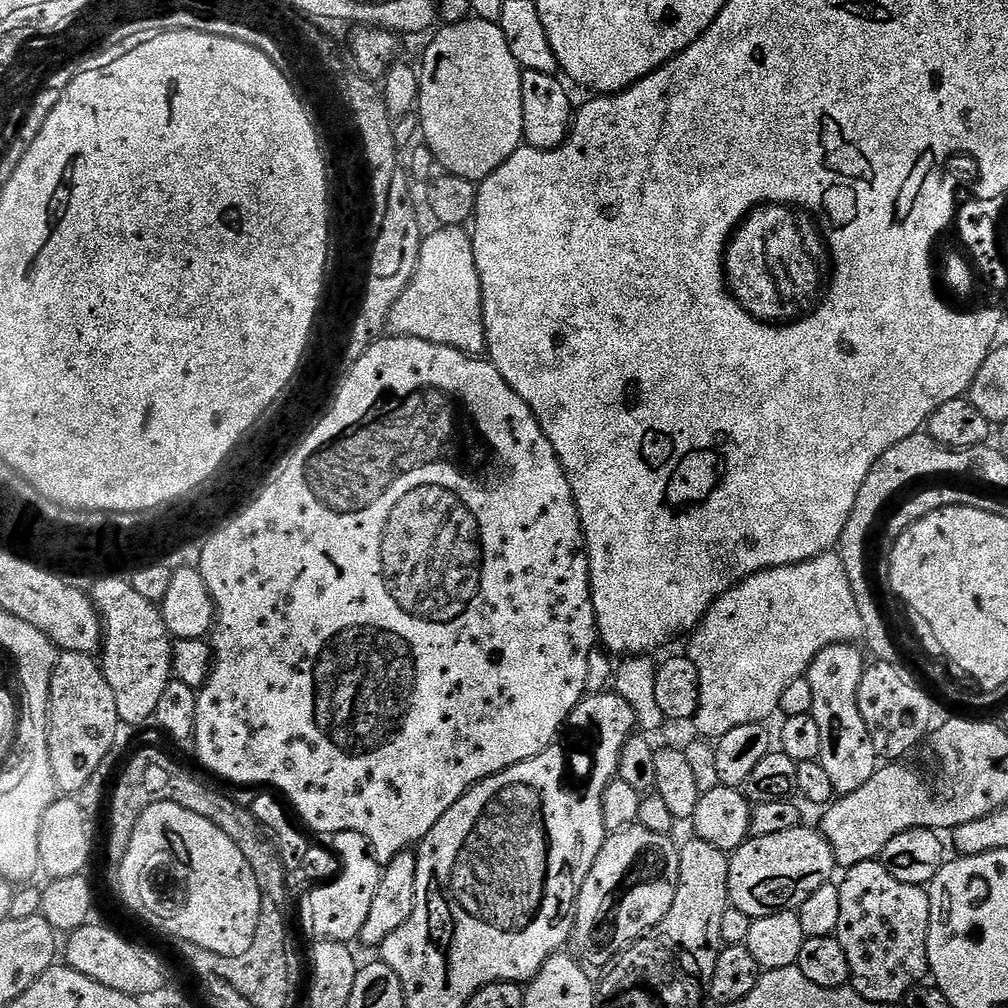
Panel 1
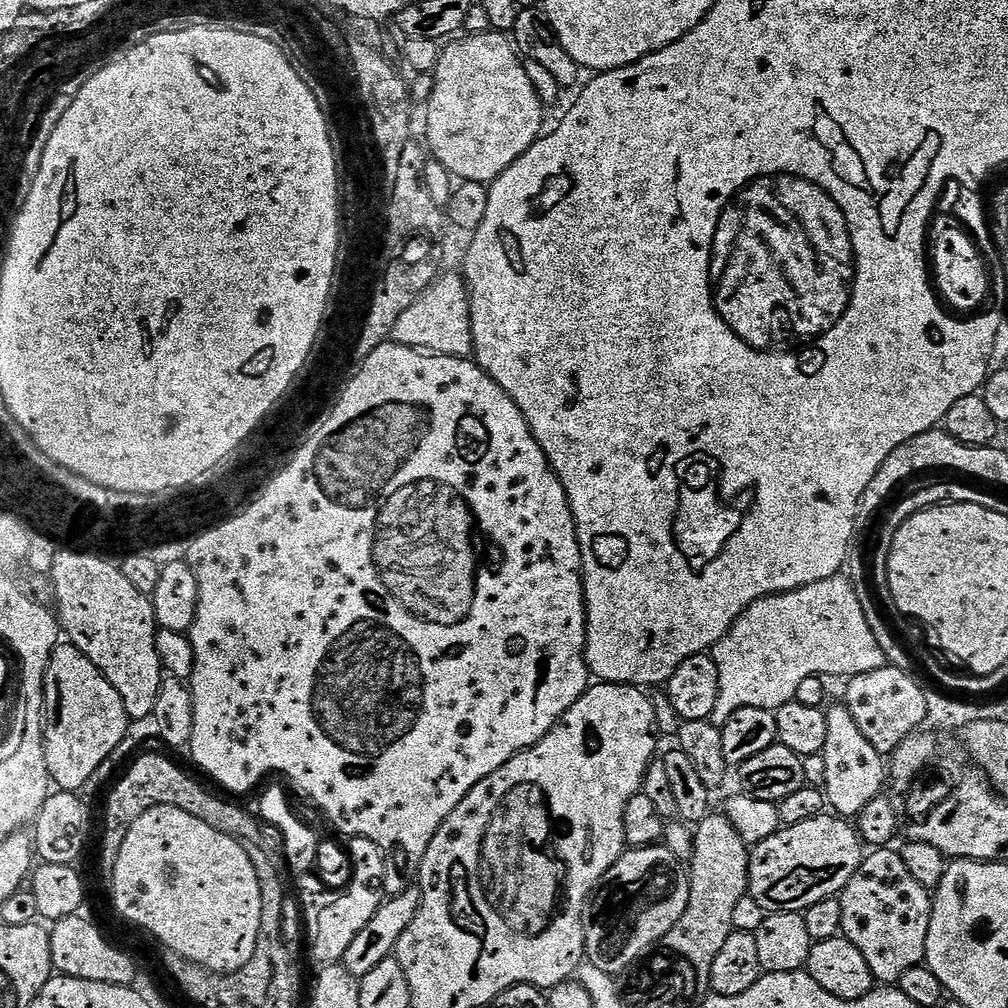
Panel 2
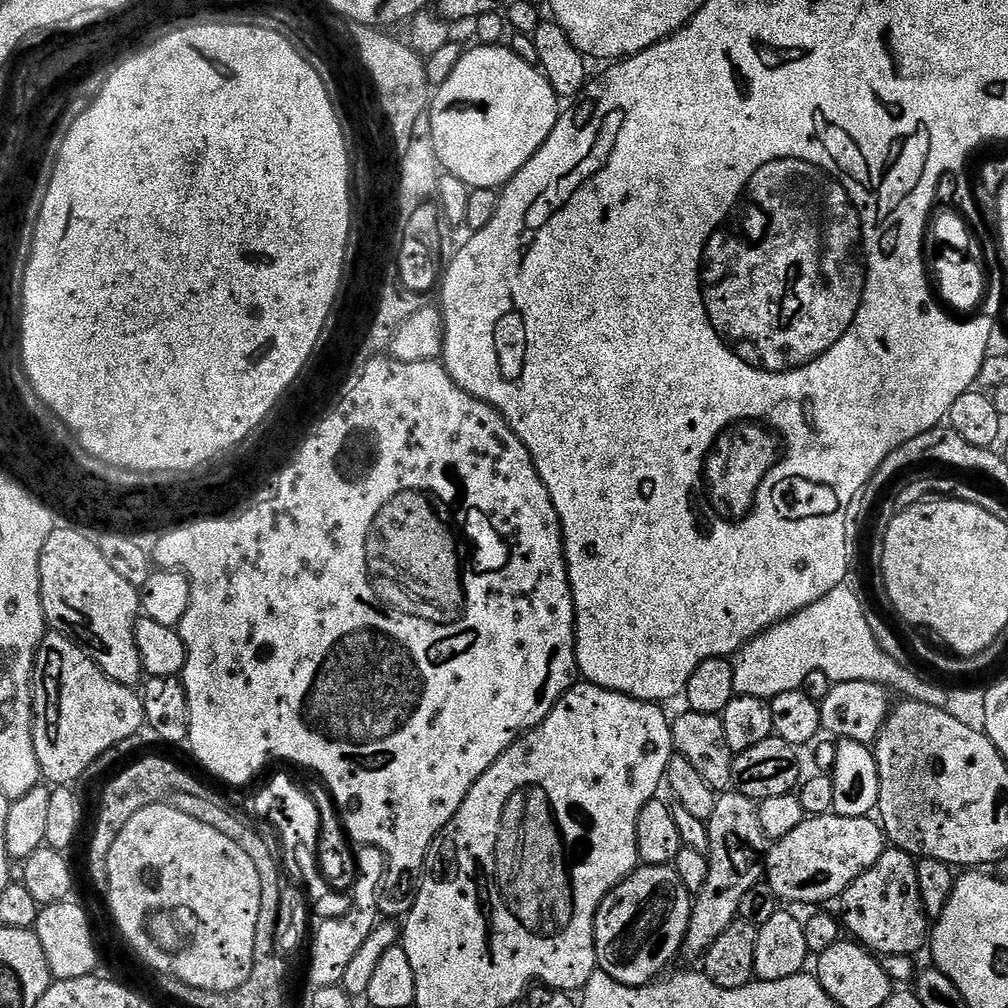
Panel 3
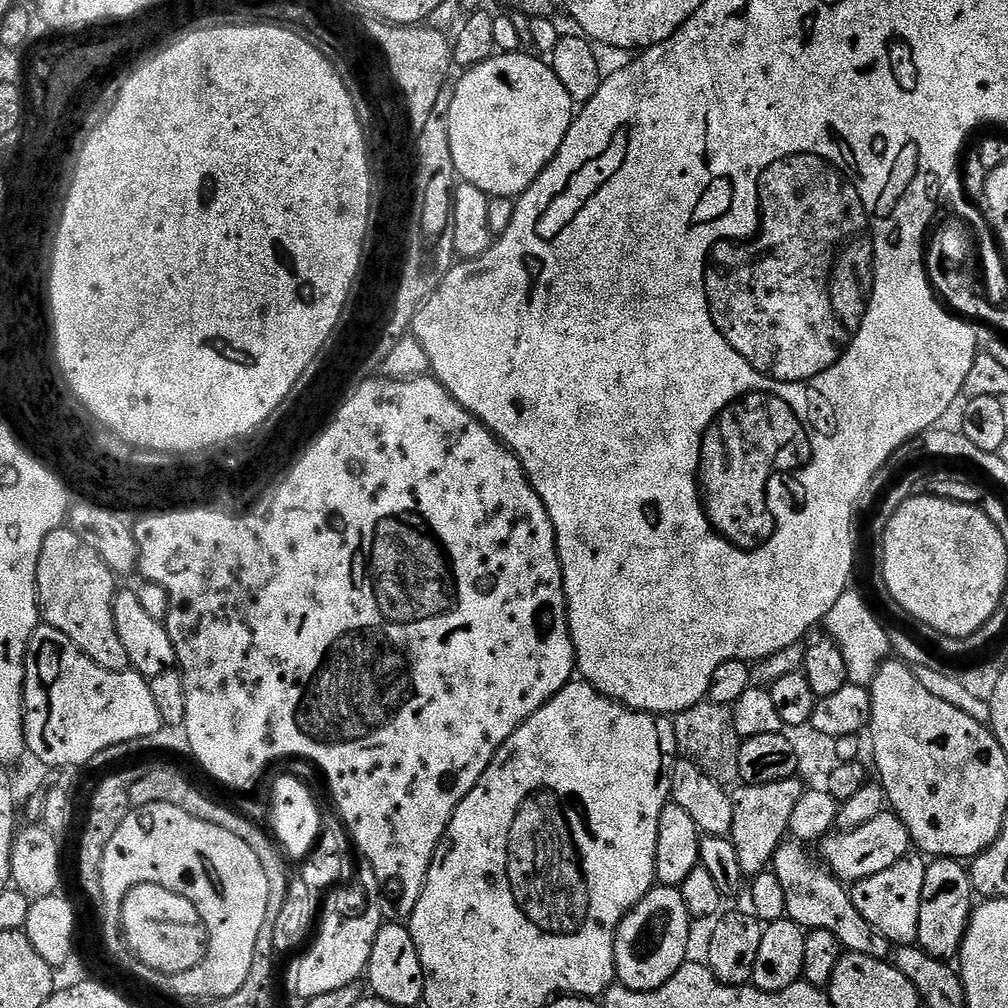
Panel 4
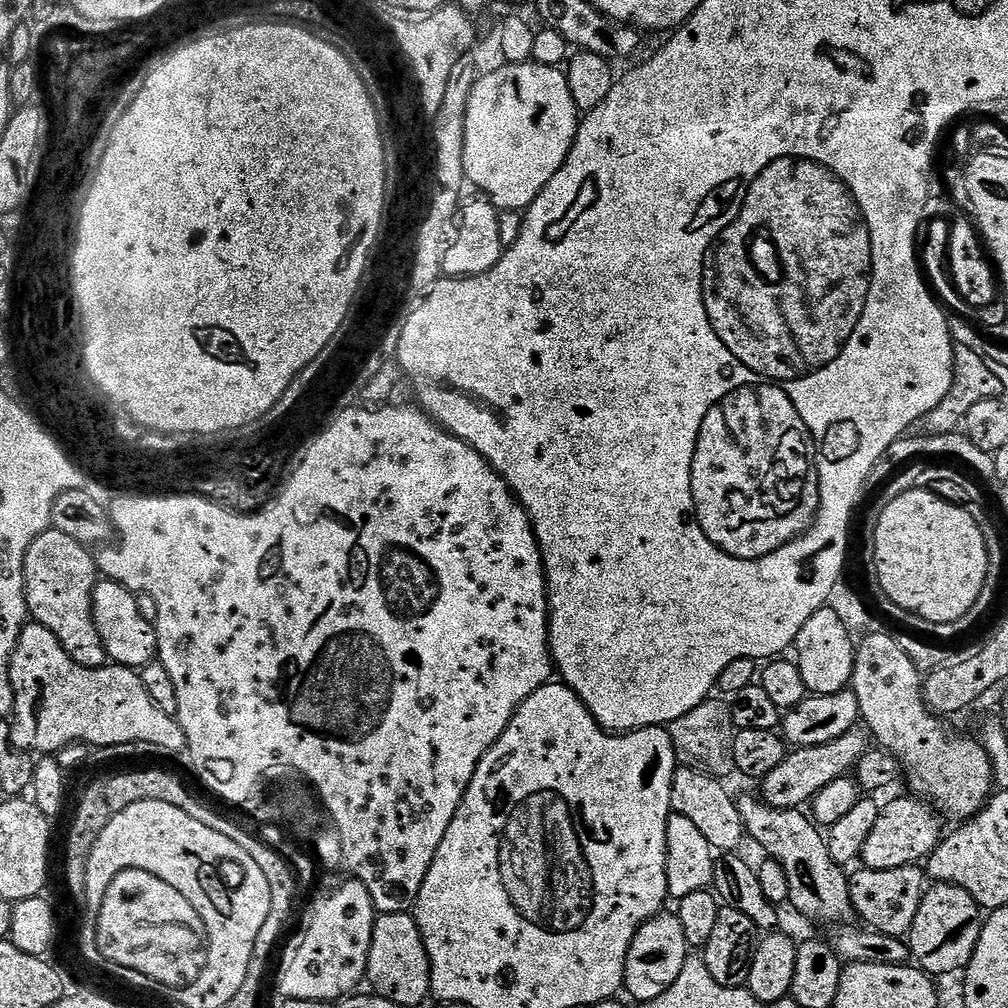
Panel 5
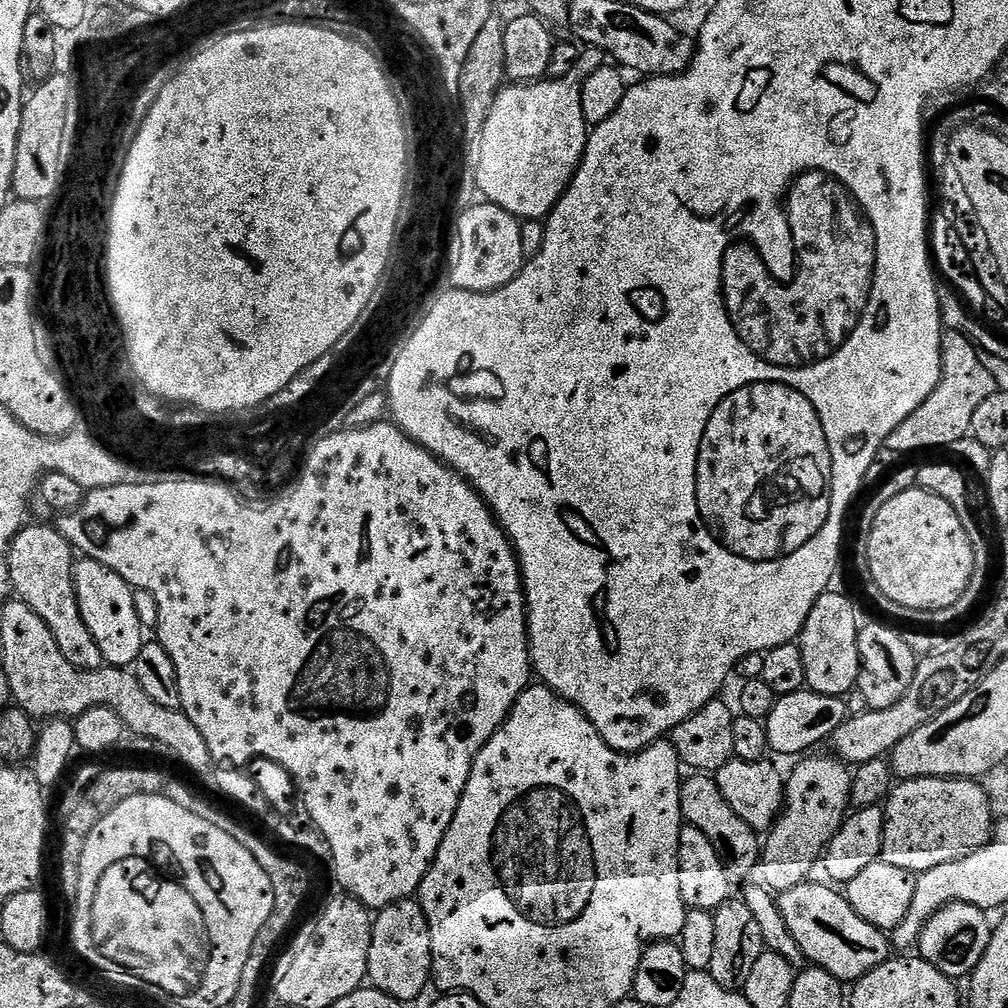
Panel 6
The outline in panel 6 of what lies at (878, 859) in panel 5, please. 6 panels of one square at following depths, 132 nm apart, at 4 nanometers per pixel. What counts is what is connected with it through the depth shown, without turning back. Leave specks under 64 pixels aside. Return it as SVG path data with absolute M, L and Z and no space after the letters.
M931 776L917 780L905 780L897 783L888 793L884 810L884 837L880 855L890 866L899 866L917 874L934 870L942 862L954 862L982 846L986 846L994 835L992 820L994 813L991 802L984 791L983 783L972 778L945 778Z

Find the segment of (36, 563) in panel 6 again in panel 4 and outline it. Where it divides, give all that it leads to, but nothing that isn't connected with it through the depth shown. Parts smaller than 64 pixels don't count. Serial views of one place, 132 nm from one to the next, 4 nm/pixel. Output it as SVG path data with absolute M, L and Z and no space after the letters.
M61 526L44 539L42 554L38 558L36 594L40 598L43 623L62 630L86 658L93 660L111 672L122 672L129 667L122 638L114 626L114 602L118 591L117 577L112 571L74 534L71 528Z

